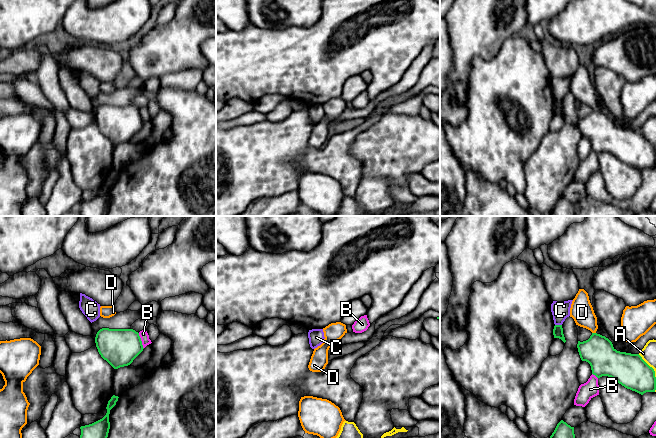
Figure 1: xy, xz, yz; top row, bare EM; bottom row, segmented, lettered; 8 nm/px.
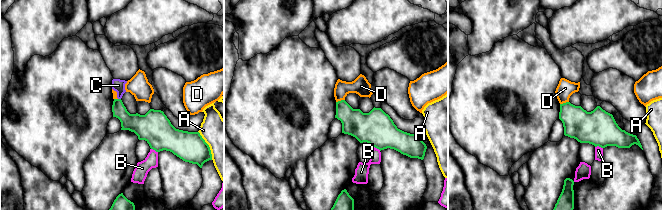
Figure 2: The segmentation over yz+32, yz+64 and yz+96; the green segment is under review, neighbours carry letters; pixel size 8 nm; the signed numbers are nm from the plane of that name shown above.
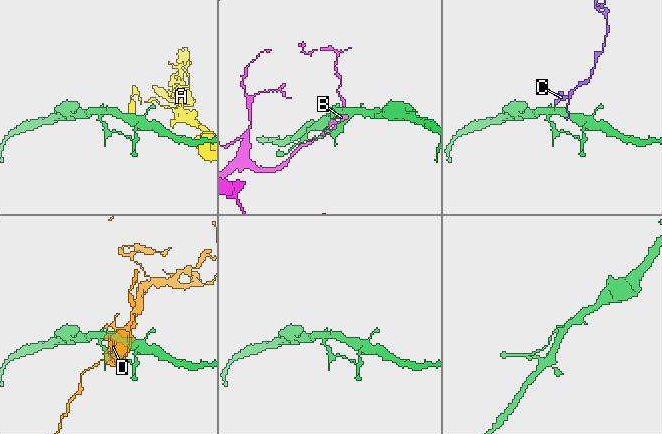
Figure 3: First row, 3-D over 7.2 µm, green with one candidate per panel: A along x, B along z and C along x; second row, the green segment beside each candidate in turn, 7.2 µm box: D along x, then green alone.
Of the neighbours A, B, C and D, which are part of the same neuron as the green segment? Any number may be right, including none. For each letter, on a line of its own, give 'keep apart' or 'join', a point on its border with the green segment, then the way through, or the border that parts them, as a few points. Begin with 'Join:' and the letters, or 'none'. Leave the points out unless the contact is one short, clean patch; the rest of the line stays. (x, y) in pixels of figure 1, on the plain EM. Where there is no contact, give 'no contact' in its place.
Join: none
A: keep apart; meets green in yz at (649, 142)
B: keep apart; meets green in xy at (141, 117)
C: keep apart; meets green in yz at (558, 101); border along yz (555, 100), (561, 101)
D: keep apart; meets green in yz at (594, 109)

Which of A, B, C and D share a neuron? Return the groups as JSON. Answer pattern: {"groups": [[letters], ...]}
{"groups": [["A"], ["B"], ["C"], ["D"]]}

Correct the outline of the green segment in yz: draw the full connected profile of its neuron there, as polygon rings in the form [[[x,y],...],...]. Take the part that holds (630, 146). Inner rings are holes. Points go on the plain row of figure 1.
[[[597,109],[586,117],[578,117],[577,124],[581,136],[590,140],[597,154],[611,153],[641,171],[655,168],[655,147],[639,130],[617,127],[608,114]]]

